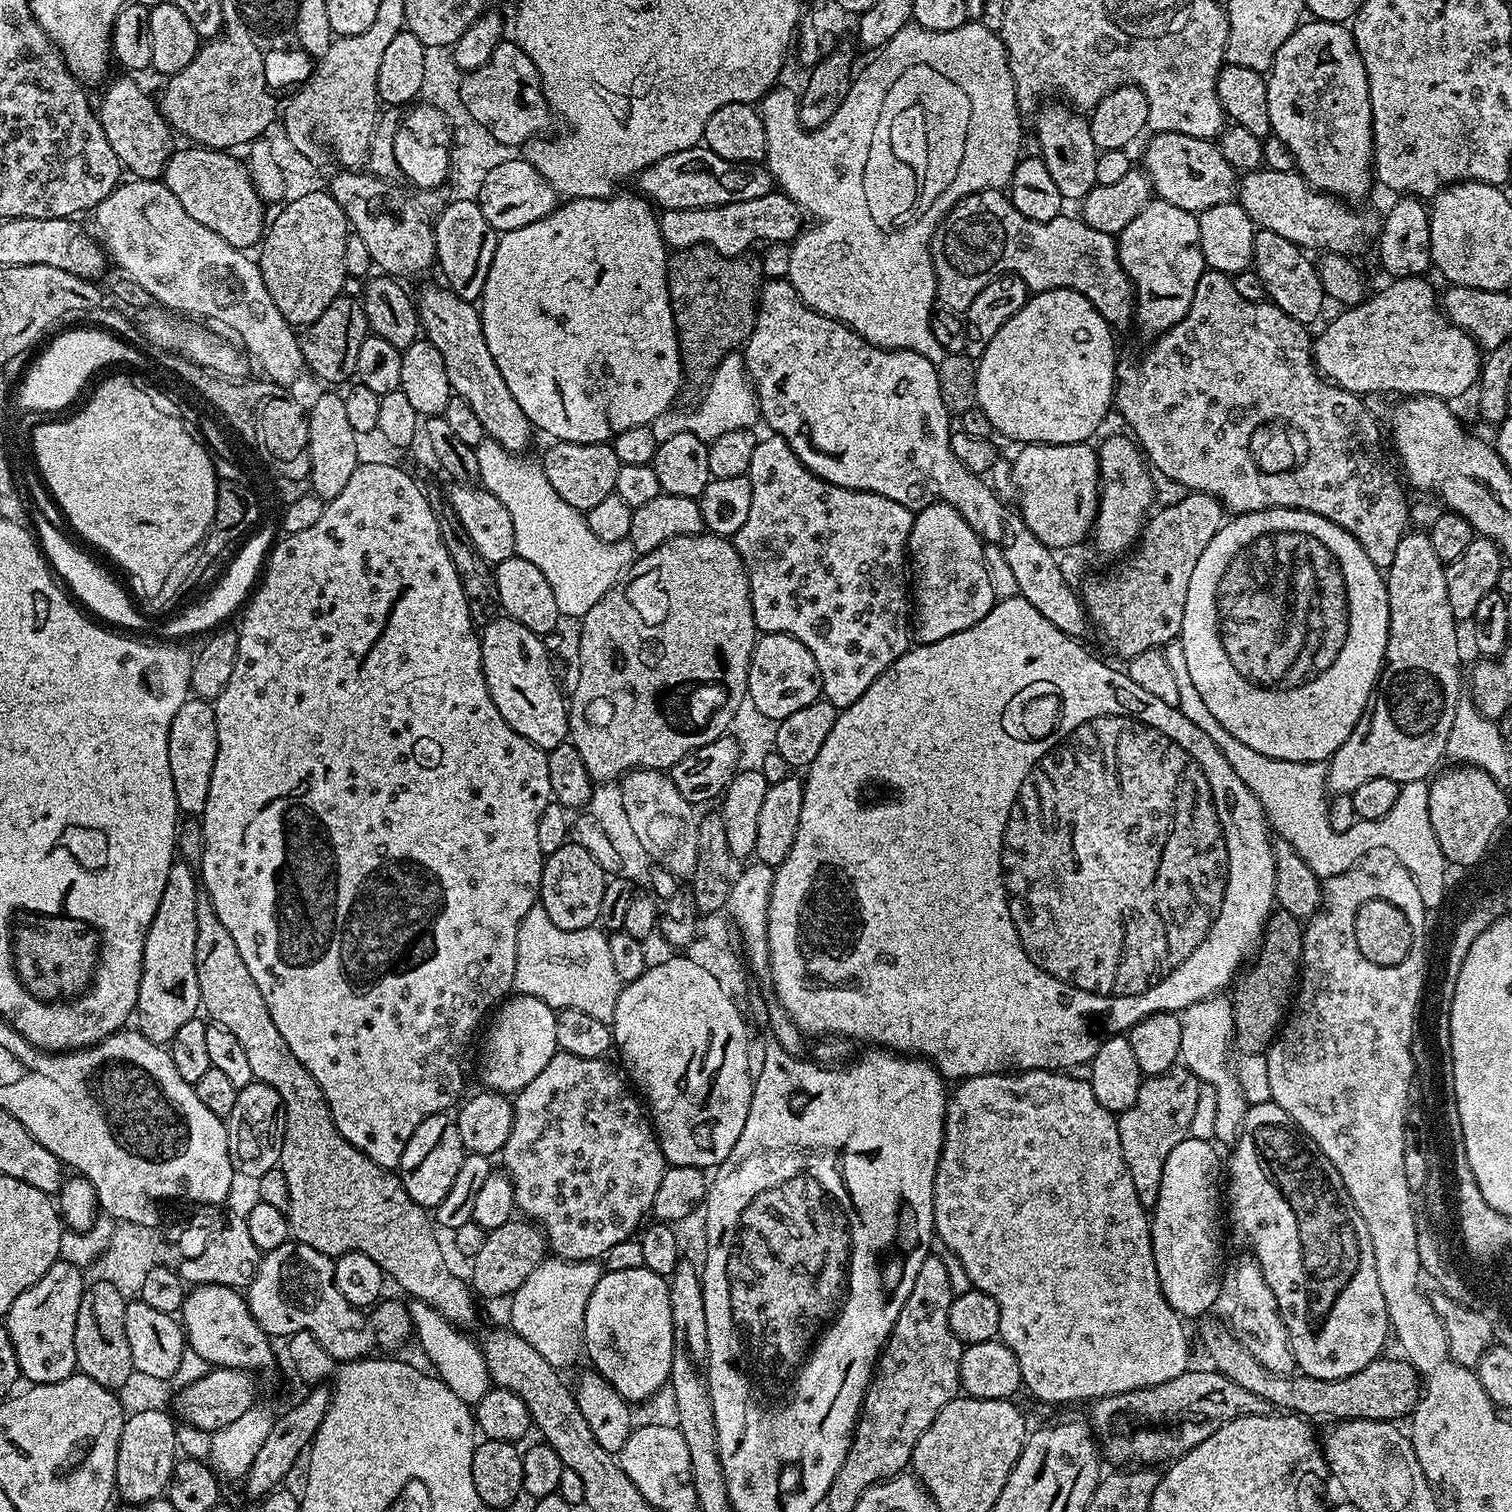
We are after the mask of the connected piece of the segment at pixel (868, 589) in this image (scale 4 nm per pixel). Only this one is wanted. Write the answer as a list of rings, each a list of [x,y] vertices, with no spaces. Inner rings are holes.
[[[768,434],[761,439],[754,450],[754,458],[750,458],[748,467],[748,481],[754,490],[750,497],[750,515],[746,517],[746,523],[742,530],[738,530],[734,537],[734,543],[738,554],[744,563],[744,569],[748,571],[750,582],[750,598],[754,610],[754,622],[761,633],[777,632],[778,634],[790,634],[814,654],[814,662],[818,662],[820,671],[820,691],[823,699],[832,703],[836,709],[849,708],[870,686],[884,673],[884,671],[896,661],[910,647],[910,580],[904,577],[904,564],[906,568],[906,553],[908,550],[908,535],[912,529],[913,509],[902,506],[885,496],[879,496],[873,492],[859,492],[842,486],[834,486],[822,478],[818,478],[790,450],[790,446],[782,437]]]

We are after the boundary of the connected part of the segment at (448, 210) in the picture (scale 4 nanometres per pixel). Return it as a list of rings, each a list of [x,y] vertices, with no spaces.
[[[452,200],[440,212],[440,217],[434,220],[436,233],[436,264],[444,277],[443,283],[451,288],[463,300],[479,301],[486,274],[490,274],[490,262],[494,258],[494,250],[498,233],[479,209],[476,200]]]

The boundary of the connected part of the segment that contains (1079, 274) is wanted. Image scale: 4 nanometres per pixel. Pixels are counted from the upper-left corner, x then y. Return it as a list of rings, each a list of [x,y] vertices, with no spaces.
[[[999,188],[982,190],[962,198],[945,214],[932,236],[937,301],[941,305],[944,303],[952,312],[967,313],[970,302],[978,298],[978,290],[990,283],[993,276],[1011,274],[1022,277],[1029,293],[1059,288],[1074,290],[1085,296],[1110,326],[1119,329],[1118,327],[1124,328],[1128,323],[1131,325],[1134,320],[1134,285],[1120,265],[1120,255],[1116,249],[1117,237],[1102,234],[1102,230],[1094,230],[1094,226],[1085,224],[1083,219],[1068,215],[1055,216],[1050,218],[1050,222],[1034,222],[1022,215]]]

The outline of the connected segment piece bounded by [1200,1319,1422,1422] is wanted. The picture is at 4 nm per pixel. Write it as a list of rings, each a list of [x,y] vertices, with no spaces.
[[[1208,1319],[1200,1323],[1200,1338],[1213,1362],[1215,1371],[1236,1382],[1238,1386],[1253,1391],[1266,1399],[1275,1409],[1301,1415],[1305,1418],[1326,1416],[1329,1420],[1390,1420],[1411,1415],[1422,1395],[1419,1372],[1403,1358],[1380,1356],[1370,1361],[1362,1370],[1342,1379],[1316,1379],[1304,1373],[1276,1376],[1265,1370],[1248,1350],[1241,1346],[1229,1327],[1220,1326]]]

